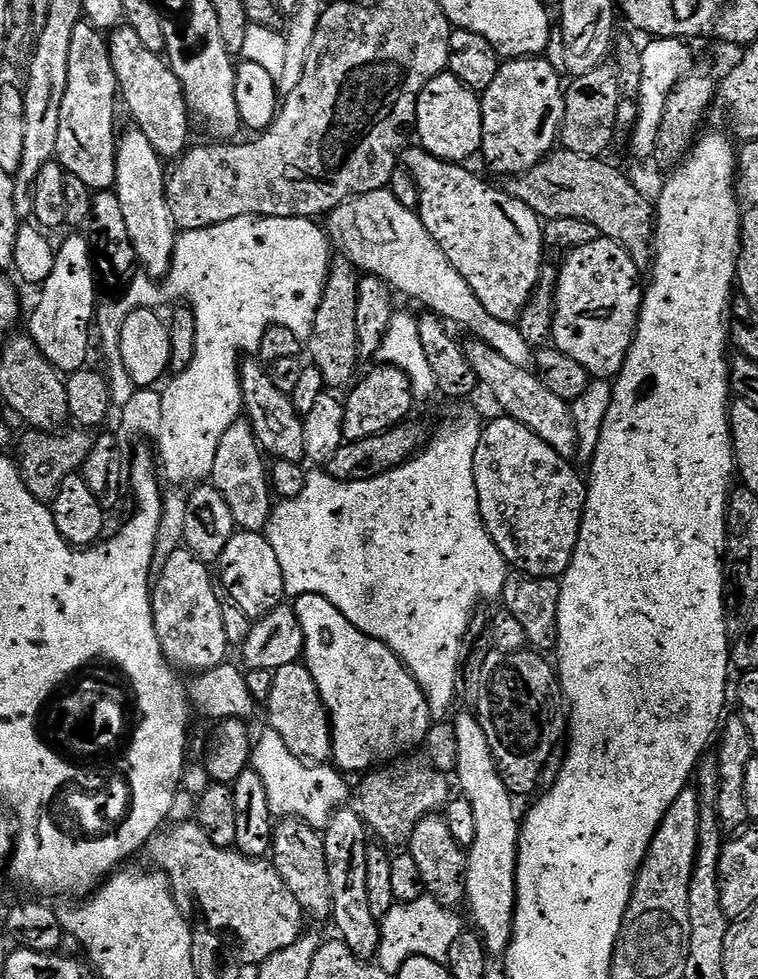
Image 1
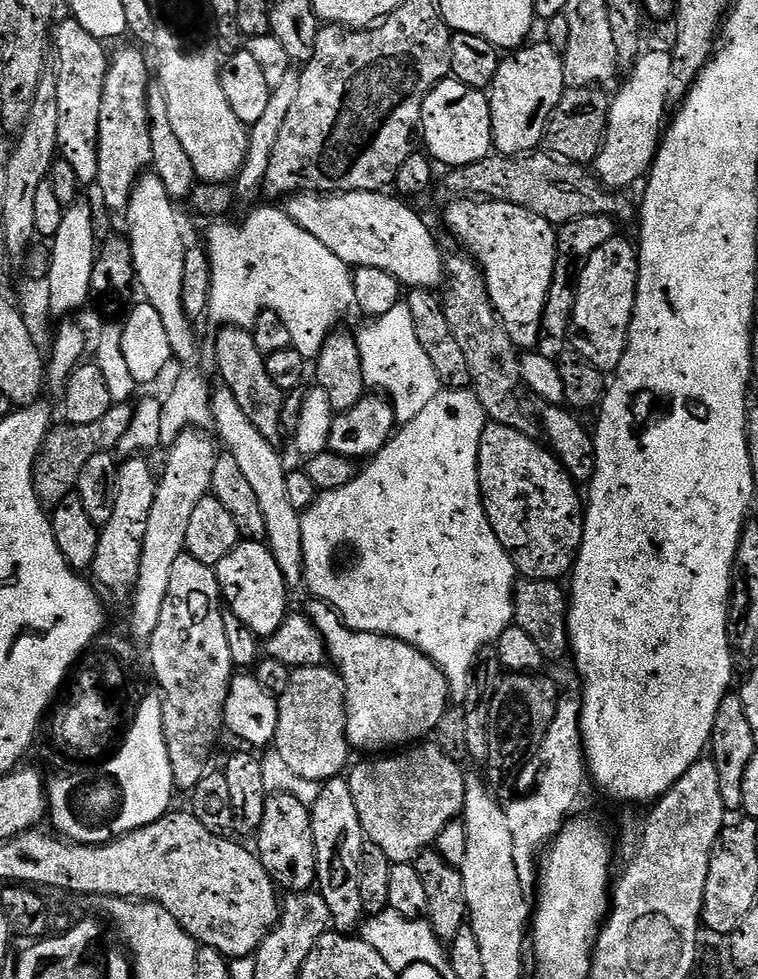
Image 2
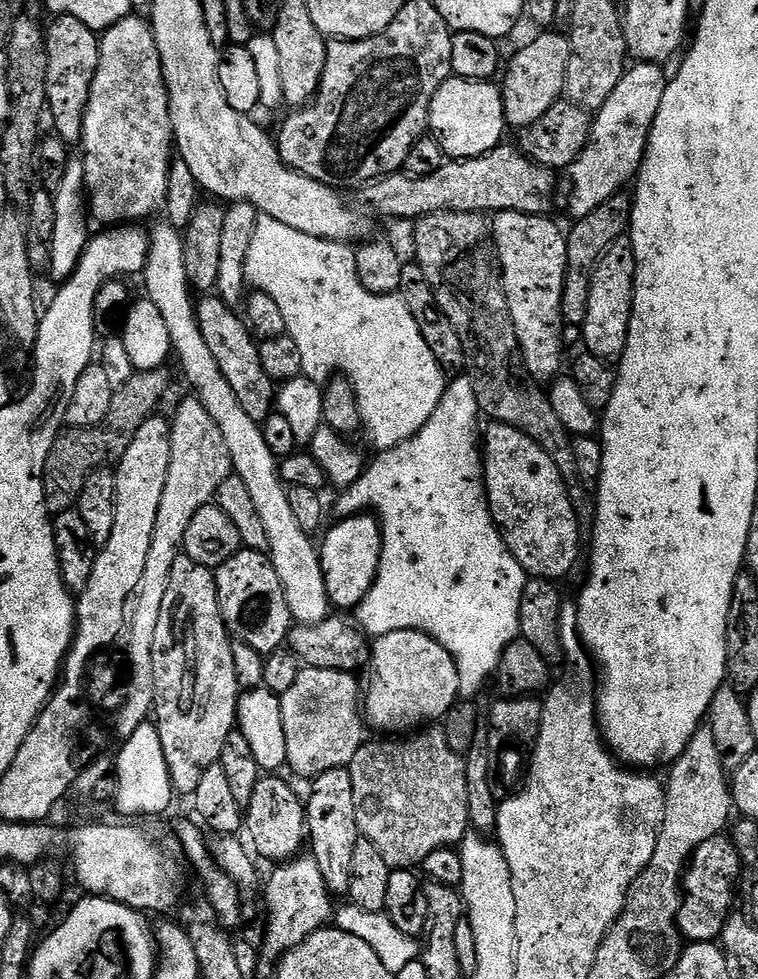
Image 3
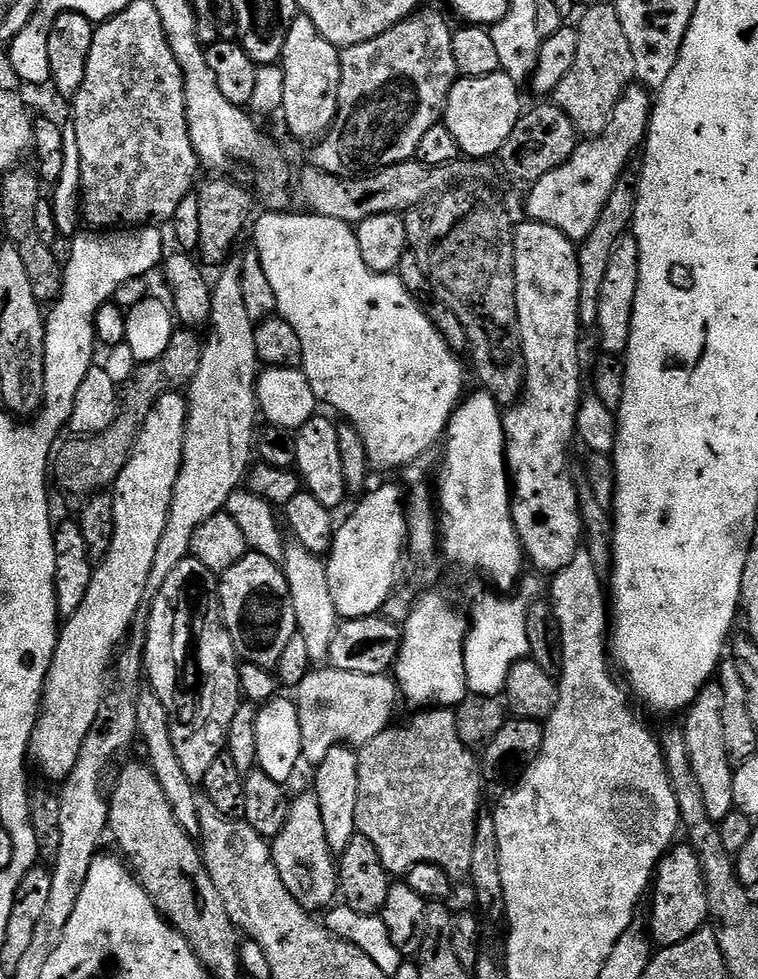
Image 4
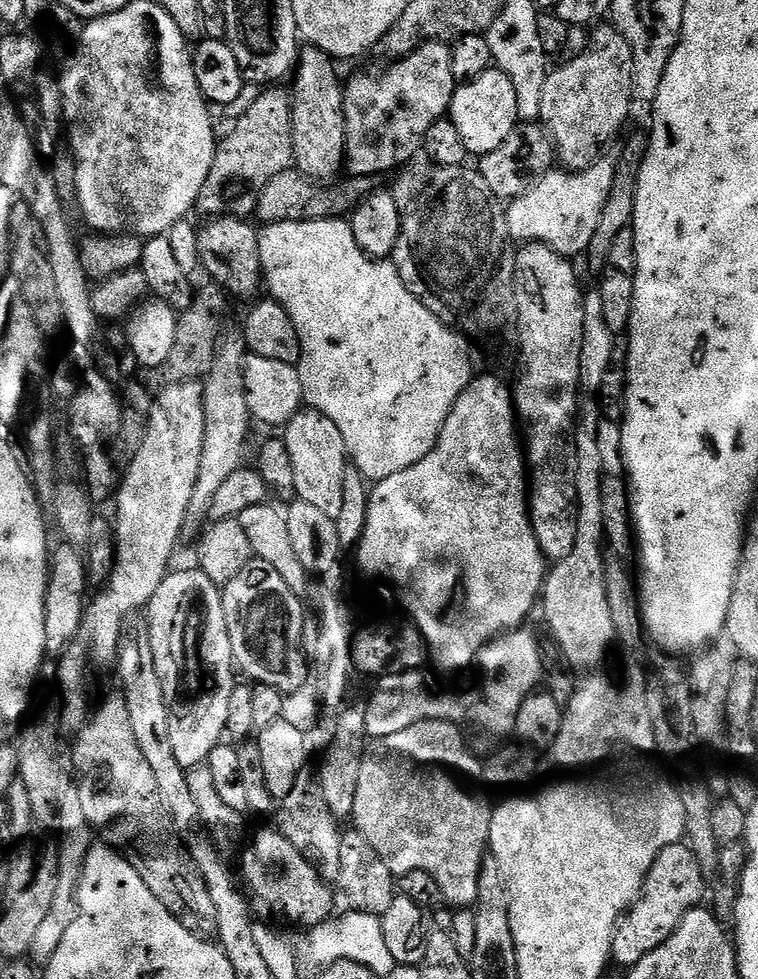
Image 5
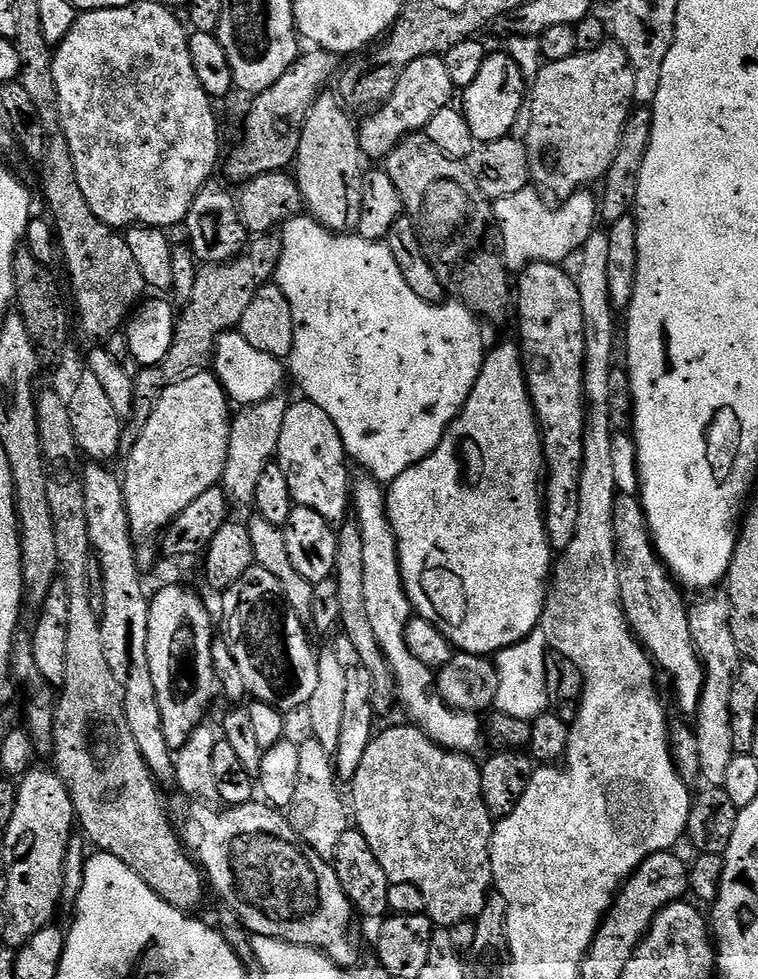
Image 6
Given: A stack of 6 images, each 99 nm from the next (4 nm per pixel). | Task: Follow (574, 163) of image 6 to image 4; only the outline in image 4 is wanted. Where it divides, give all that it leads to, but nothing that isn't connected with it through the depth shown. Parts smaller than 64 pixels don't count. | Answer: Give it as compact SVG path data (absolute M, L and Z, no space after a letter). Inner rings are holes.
M615 3L596 4L586 9L575 29L578 34L578 54L566 78L558 82L554 103L564 111L566 118L570 118L581 137L591 138L606 130L614 114L614 106L618 106L624 91L635 81L634 57L616 13Z

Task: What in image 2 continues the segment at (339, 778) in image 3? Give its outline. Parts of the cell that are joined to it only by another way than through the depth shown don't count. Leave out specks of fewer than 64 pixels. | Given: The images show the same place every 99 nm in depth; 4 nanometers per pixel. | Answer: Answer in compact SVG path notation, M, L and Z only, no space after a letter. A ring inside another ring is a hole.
M347 779L323 781L318 798L310 805L310 811L316 847L316 883L320 896L330 910L331 927L340 934L355 933L366 916L366 905L360 889L360 863L366 837L358 822L358 809L354 807Z

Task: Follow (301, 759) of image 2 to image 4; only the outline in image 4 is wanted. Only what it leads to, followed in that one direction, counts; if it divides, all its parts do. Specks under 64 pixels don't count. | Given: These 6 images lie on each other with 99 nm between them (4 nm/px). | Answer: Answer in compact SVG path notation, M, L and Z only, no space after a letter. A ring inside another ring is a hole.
M331 666L317 668L309 671L294 689L298 726L302 732L302 760L309 766L320 764L330 750L344 745L363 746L378 738L378 734L393 723L398 701L398 689L391 675L354 674Z

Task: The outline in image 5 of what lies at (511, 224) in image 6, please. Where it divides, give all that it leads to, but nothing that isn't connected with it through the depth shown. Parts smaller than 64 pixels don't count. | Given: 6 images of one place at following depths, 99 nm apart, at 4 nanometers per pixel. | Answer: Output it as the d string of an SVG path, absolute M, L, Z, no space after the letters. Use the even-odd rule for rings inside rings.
M601 158L588 168L579 170L549 170L539 176L531 186L507 205L508 225L513 241L539 242L549 244L558 254L569 258L583 257L594 238L594 230L598 230L598 221L602 218L602 210L606 207L606 198L610 198L610 186L614 186L614 170L617 161Z

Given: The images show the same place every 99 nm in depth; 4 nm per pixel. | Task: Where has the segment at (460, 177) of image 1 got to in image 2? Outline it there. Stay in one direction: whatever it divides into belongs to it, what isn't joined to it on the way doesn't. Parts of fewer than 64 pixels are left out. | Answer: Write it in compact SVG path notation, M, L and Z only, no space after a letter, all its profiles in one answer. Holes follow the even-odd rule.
M456 198L444 212L444 224L456 235L460 244L465 244L467 255L479 264L484 272L484 281L490 294L496 316L502 322L506 334L516 344L517 349L535 349L542 326L542 310L546 306L546 294L550 294L550 282L554 278L554 266L558 255L558 232L546 218L501 200L483 198Z

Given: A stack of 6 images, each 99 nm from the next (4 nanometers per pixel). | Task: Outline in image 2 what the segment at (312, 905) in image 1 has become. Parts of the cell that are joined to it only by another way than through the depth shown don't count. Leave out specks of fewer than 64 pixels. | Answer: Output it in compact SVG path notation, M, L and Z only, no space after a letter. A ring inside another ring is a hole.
M272 792L266 799L262 826L254 834L255 840L254 851L270 874L273 884L288 894L306 892L317 887L316 847L309 805L298 802L298 798L285 792Z

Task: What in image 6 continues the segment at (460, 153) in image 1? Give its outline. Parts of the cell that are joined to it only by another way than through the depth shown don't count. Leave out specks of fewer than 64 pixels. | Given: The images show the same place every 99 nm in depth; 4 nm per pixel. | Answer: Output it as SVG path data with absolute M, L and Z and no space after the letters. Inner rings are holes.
M493 51L486 58L478 78L474 78L469 88L463 89L462 96L462 111L466 122L470 122L470 134L474 134L481 144L503 140L509 135L519 111L526 106L526 81L522 70L507 51Z

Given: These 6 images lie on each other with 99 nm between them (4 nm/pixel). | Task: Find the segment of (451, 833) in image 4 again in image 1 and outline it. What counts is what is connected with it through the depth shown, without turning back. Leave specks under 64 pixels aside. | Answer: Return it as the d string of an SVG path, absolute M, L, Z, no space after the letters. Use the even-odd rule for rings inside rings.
M404 758L367 773L356 788L354 810L369 833L385 846L407 845L417 826L429 816L439 813L450 799L449 777L445 773L439 772L431 763L419 764L408 759L412 758Z

